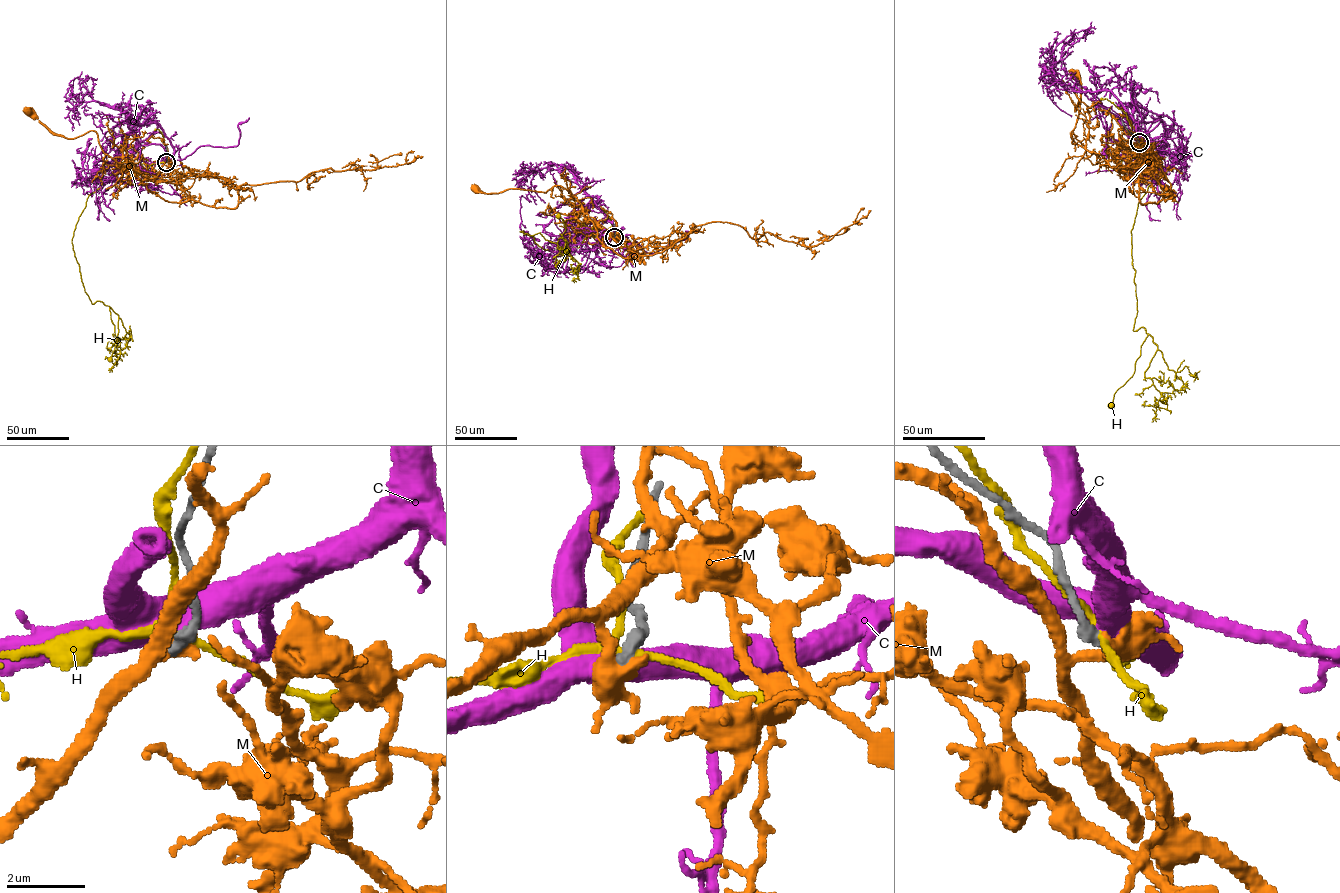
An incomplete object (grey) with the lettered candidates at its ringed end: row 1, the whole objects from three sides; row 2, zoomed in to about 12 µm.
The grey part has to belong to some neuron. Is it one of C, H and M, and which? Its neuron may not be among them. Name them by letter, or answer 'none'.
none

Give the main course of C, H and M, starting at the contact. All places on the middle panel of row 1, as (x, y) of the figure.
C: (614, 237), (622, 235), (562, 165), (547, 166), (538, 171), (531, 180), (528, 199), (521, 196)
H: (614, 237), (588, 235), (578, 247), (550, 251), (520, 231), (540, 233), (557, 243), (565, 229), (558, 216)
M: (614, 237), (608, 238), (559, 185), (546, 192), (510, 189), (486, 194), (474, 189)

